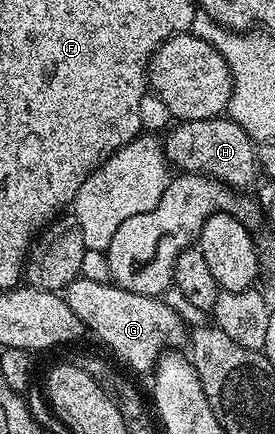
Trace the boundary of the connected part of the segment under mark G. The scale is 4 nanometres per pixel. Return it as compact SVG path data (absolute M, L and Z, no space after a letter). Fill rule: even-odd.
M75 279L65 289L65 299L69 310L81 318L84 327L95 331L95 336L108 348L115 352L116 361L124 360L135 372L150 373L159 363L161 349L159 344L179 346L184 343L185 328L183 320L166 304L163 298L130 293L121 289L114 282L89 281Z

